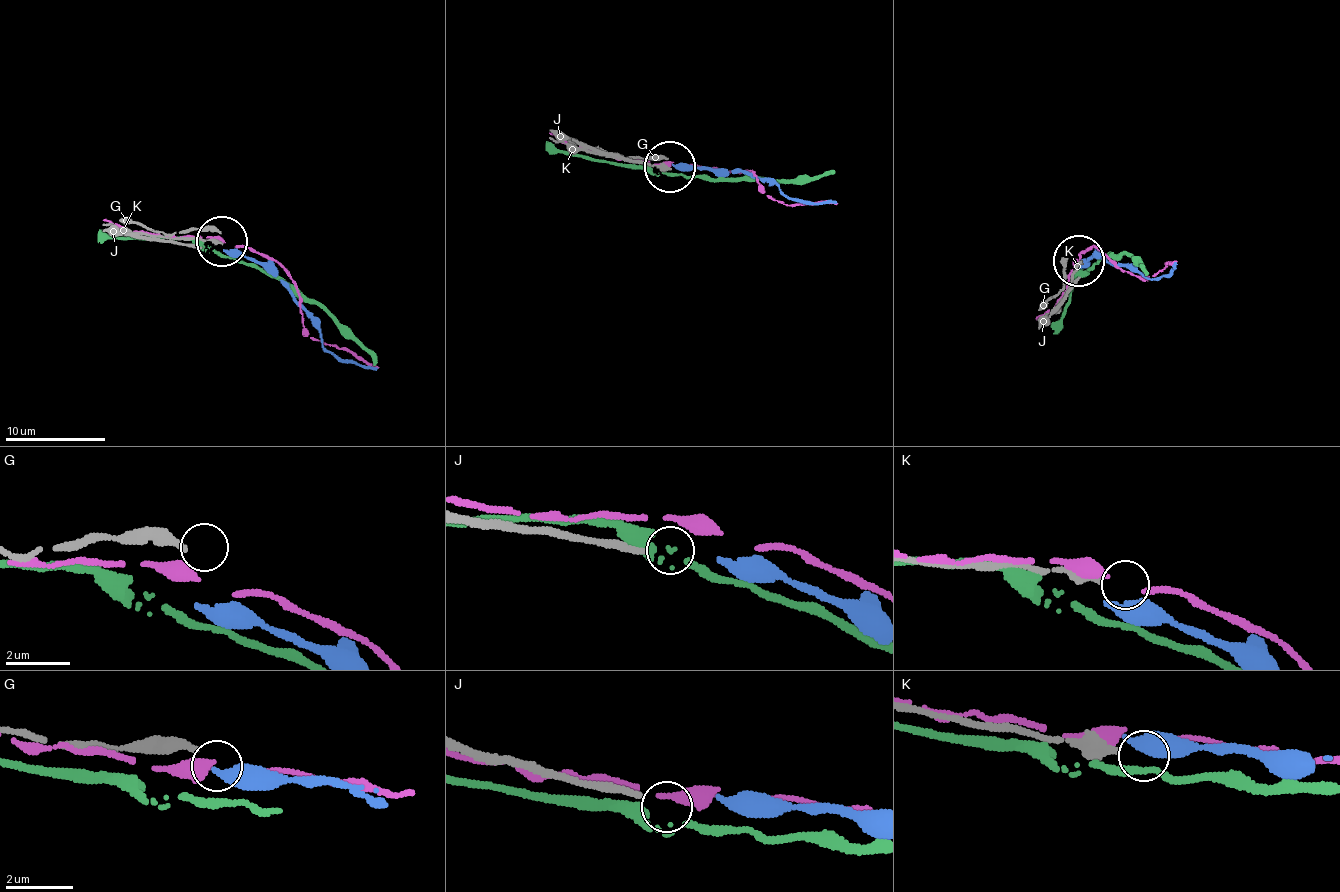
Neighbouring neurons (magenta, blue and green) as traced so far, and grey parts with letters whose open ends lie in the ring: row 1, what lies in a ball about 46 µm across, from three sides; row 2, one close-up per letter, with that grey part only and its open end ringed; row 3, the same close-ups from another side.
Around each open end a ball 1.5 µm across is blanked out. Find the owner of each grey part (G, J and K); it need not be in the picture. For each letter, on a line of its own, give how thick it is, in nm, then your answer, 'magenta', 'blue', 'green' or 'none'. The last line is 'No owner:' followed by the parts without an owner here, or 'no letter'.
G: 280 nm | none
J: 190 nm | none
K: 320 nm | none
No owner: G, J, K

